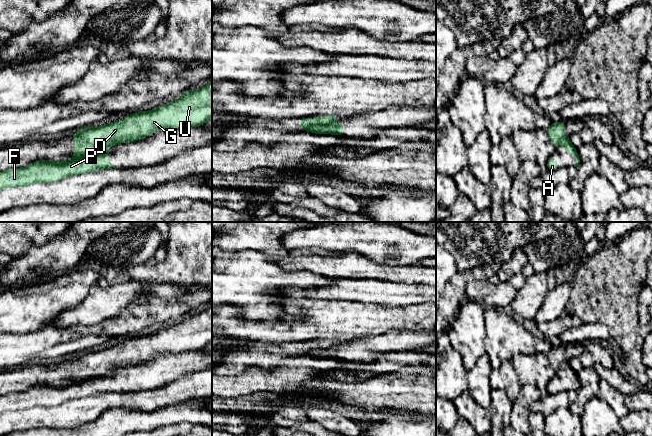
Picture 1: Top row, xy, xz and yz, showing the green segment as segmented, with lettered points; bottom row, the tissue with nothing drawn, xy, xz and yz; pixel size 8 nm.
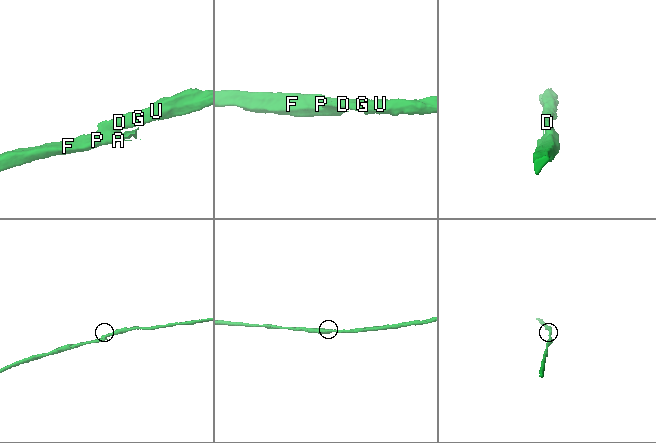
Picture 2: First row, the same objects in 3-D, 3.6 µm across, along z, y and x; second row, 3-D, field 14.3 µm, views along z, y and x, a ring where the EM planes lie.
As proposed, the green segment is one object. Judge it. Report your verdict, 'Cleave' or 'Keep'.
Cleave

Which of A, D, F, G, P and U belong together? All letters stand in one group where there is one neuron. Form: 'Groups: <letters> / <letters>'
Groups: A F P / D G U

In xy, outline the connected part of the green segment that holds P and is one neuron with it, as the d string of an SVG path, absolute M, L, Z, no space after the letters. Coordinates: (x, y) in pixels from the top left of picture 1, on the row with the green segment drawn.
M108 148L84 156L74 156L68 161L39 160L24 168L4 170L0 172L0 190L38 182L53 183L73 175L117 168L108 160Z

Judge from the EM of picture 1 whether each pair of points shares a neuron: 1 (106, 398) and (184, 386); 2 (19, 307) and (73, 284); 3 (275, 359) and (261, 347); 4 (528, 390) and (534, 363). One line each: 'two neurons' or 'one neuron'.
1: one neuron
2: one neuron
3: one neuron
4: two neurons

